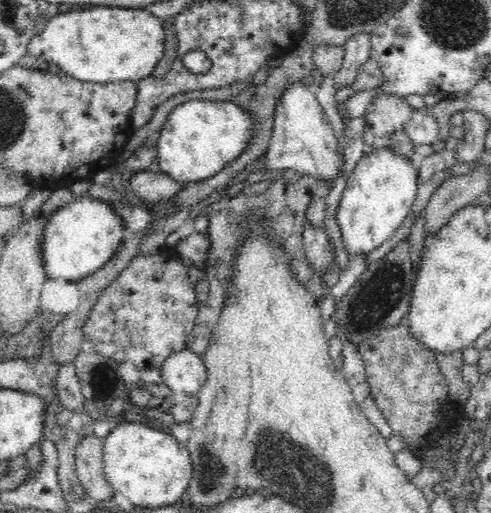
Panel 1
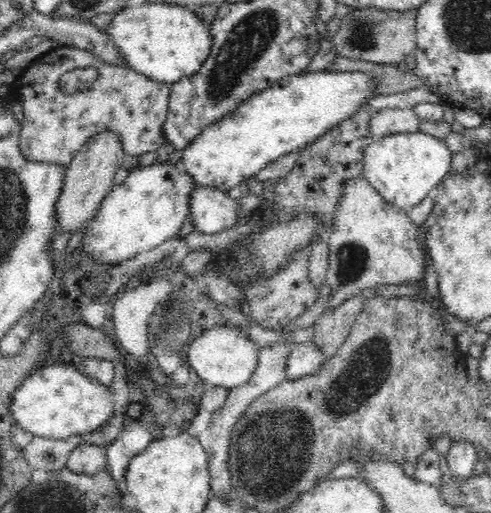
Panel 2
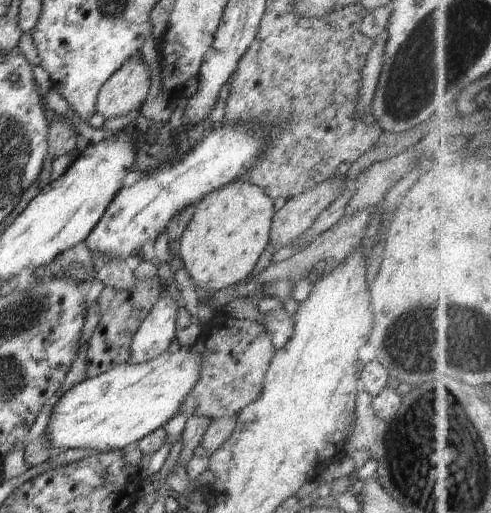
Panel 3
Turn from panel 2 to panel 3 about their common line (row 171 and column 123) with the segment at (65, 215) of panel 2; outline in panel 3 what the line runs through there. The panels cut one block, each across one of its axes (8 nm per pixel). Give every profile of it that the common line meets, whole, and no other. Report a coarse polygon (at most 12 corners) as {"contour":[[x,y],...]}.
{"contour":[[140,55],[103,85],[96,112],[108,118],[141,110],[150,70]]}

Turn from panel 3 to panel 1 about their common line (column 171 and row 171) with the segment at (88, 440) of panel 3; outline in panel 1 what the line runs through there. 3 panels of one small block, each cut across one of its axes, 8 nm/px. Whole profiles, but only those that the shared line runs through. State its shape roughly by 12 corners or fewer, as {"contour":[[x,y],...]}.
{"contour":[[365,154],[336,221],[349,256],[380,248],[418,192],[418,164]]}

